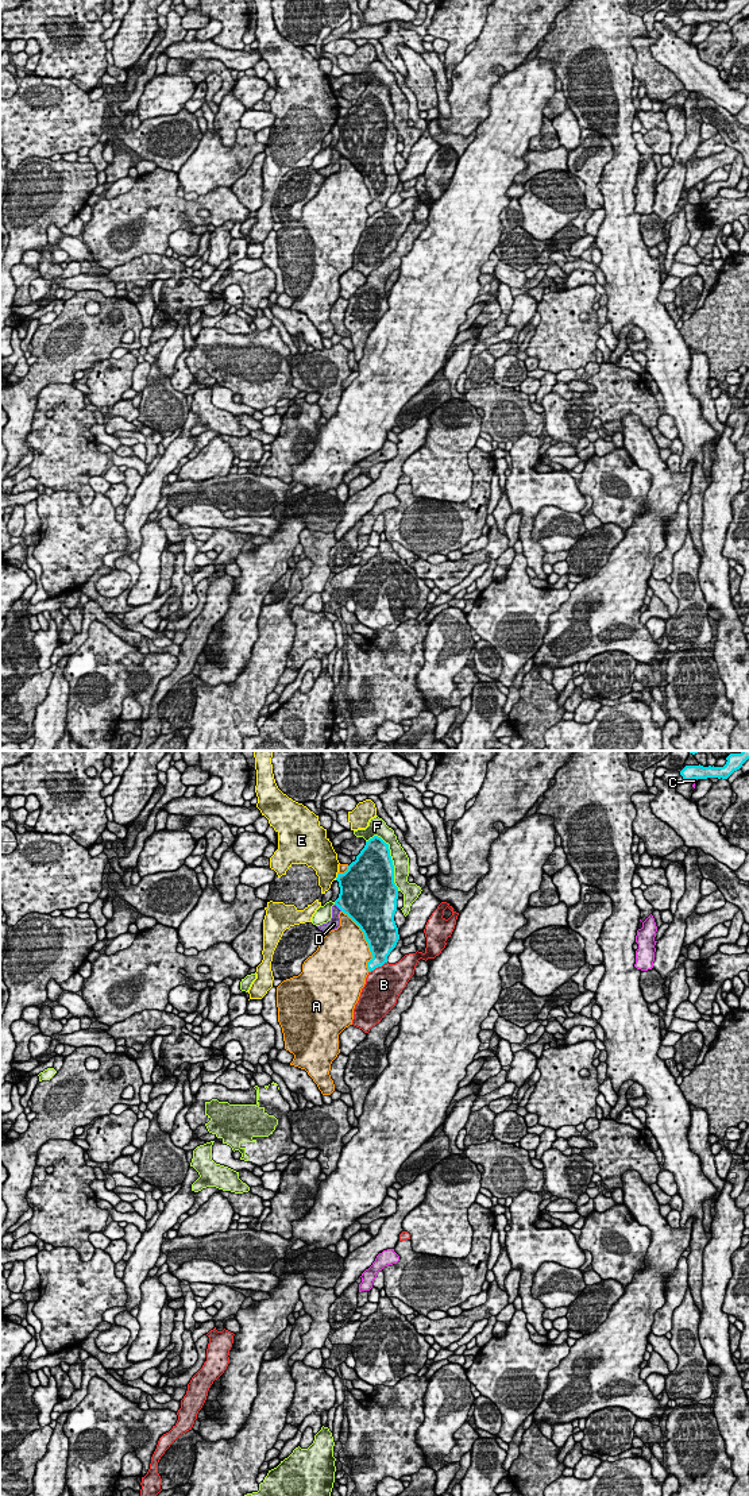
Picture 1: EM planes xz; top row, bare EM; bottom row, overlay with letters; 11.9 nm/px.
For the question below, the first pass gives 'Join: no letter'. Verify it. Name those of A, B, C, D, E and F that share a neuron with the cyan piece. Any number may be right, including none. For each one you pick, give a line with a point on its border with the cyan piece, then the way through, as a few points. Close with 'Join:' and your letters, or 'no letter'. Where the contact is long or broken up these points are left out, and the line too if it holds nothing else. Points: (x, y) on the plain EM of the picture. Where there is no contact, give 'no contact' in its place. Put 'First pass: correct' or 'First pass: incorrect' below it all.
Join: no letter
First pass: correct

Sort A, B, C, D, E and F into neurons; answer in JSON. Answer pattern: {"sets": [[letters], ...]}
{"sets": [["A"], ["B"], ["C"], ["D"], ["E"], ["F"]]}

